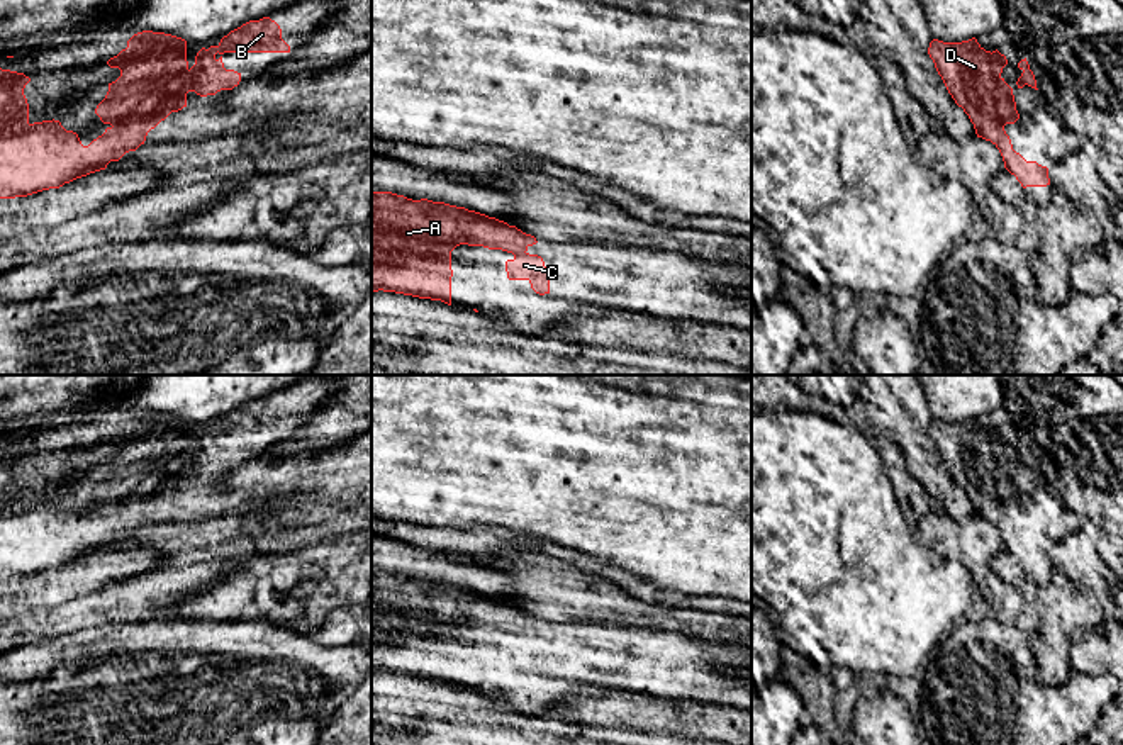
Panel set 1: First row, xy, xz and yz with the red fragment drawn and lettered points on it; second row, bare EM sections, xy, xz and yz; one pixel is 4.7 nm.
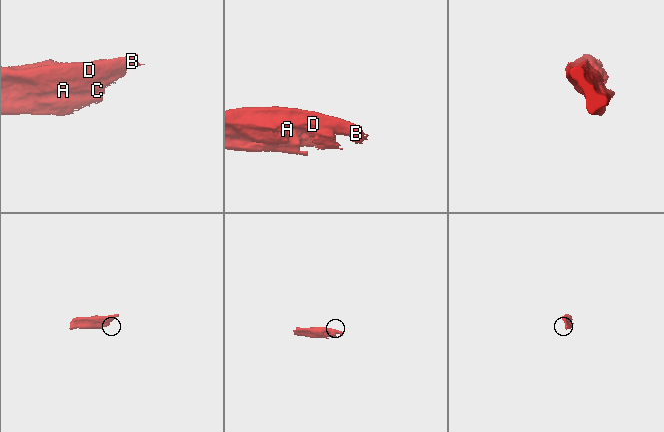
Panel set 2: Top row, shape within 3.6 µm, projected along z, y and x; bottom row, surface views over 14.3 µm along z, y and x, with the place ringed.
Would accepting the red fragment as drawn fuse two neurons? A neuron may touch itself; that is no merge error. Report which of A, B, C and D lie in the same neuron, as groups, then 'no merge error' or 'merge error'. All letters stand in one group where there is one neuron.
A B C D; no merge error

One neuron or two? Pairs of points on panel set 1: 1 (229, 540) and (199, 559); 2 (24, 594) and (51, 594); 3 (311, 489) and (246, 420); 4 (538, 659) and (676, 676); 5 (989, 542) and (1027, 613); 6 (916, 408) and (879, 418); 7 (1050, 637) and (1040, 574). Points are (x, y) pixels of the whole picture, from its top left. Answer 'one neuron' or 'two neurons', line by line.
1: one neuron
2: one neuron
3: two neurons
4: one neuron
5: one neuron
6: one neuron
7: two neurons

